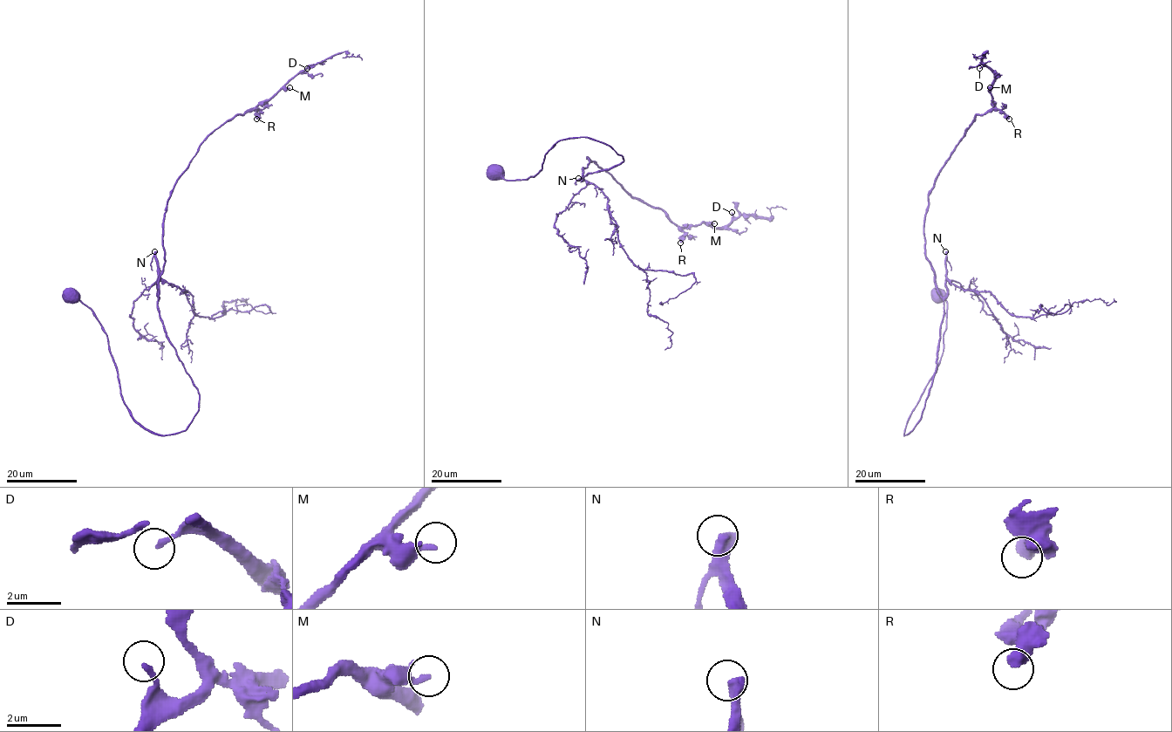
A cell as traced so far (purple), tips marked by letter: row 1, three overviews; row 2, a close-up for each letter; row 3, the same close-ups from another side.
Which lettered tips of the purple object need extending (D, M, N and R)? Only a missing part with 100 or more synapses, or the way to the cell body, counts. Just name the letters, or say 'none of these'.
N

